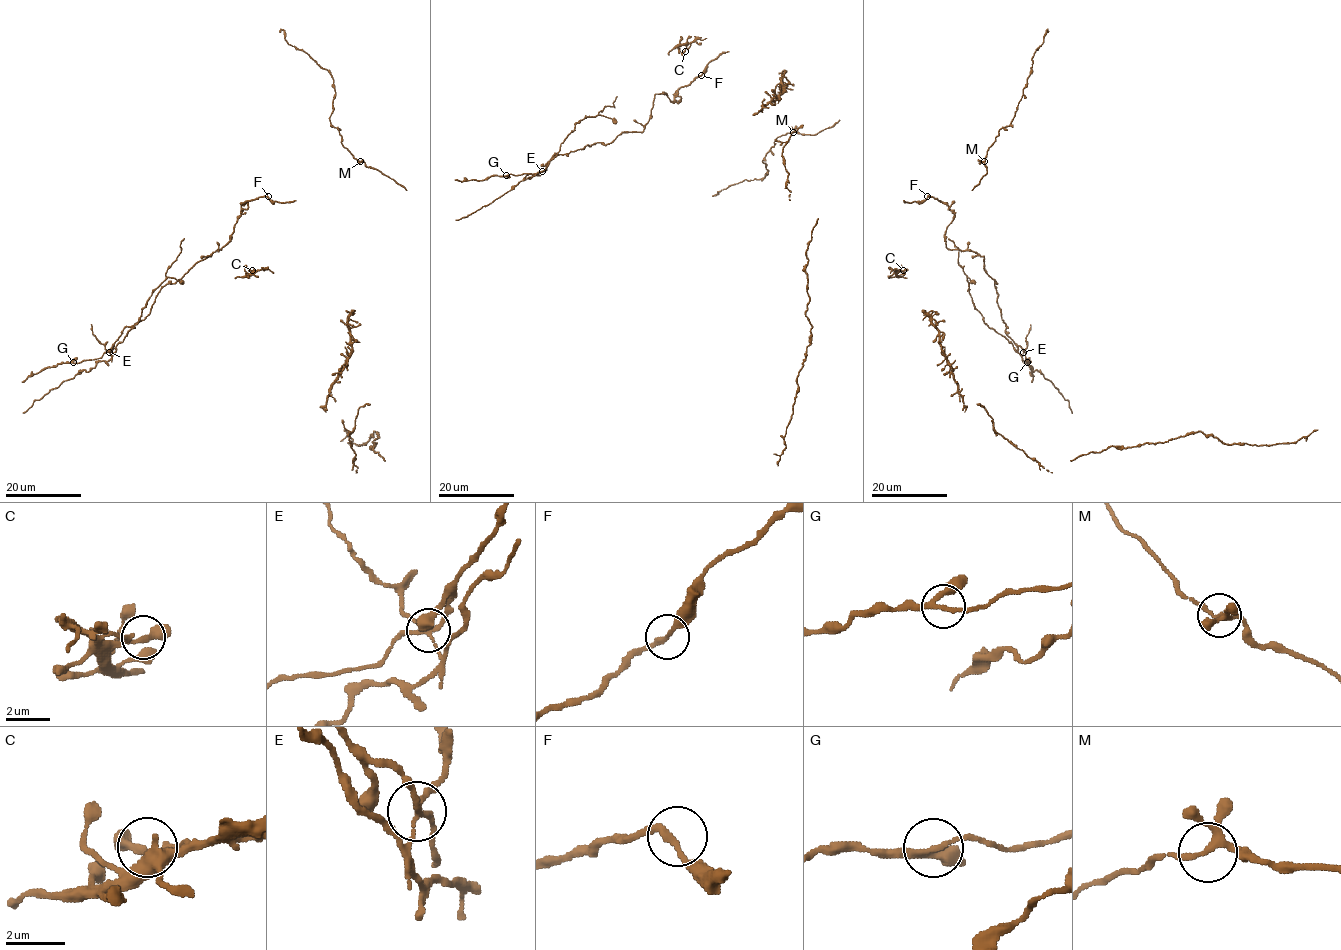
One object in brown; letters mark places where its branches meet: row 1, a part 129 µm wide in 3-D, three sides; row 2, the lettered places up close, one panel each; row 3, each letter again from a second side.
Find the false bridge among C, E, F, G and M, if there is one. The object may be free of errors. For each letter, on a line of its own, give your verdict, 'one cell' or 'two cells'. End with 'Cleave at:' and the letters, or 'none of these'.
C: one cell
E: two cells
F: one cell
G: one cell
M: one cell
Cleave at: E

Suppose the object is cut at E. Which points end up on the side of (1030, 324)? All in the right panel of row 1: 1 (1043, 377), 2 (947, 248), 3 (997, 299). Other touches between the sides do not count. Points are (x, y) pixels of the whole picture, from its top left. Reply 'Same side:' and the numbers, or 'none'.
Same side: 1

